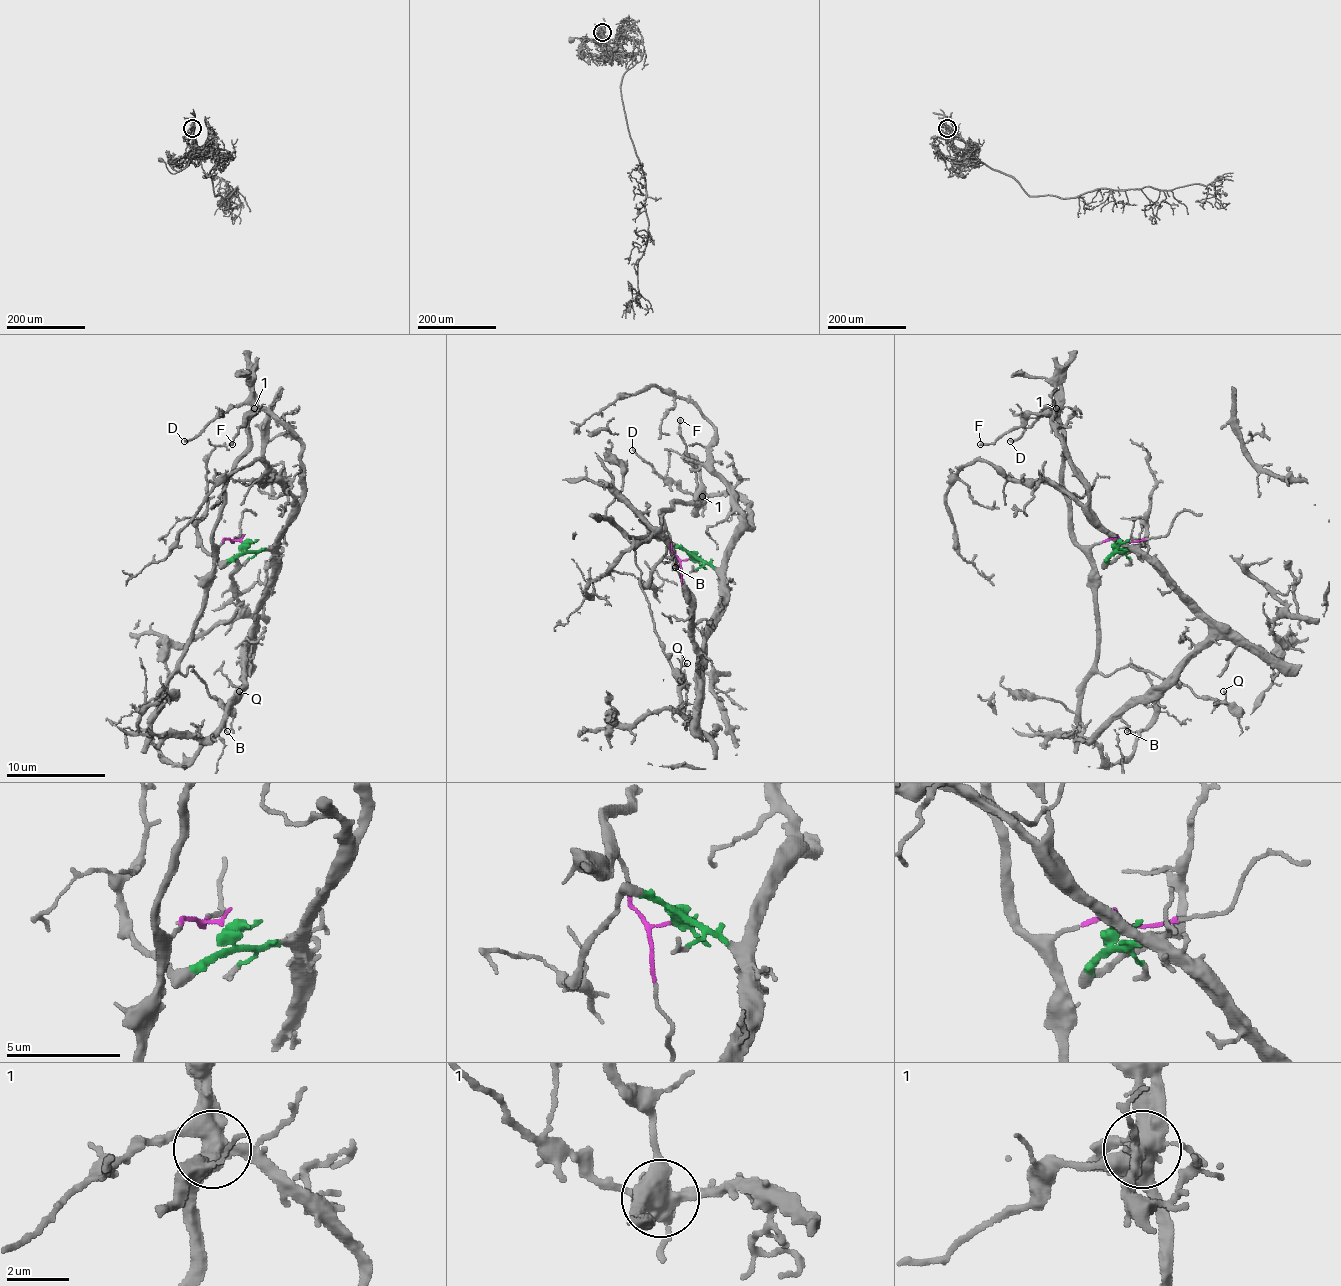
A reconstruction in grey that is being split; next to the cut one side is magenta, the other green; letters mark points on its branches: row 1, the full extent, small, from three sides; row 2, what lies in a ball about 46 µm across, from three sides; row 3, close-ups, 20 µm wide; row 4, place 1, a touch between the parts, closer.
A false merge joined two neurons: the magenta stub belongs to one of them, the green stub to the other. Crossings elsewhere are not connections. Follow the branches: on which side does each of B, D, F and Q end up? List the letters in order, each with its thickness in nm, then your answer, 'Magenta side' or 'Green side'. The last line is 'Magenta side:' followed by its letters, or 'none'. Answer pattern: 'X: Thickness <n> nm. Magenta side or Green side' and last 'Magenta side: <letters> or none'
B: Thickness 160 nm. Green side
D: Thickness 160 nm. Green side
F: Thickness 170 nm. Magenta side
Q: Thickness 120 nm. Magenta side
Magenta side: F, Q

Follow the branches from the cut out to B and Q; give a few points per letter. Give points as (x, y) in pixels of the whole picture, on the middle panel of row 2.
B: (691, 558), (716, 571), (721, 593), (716, 623), (698, 647), (693, 640), (693, 598), (674, 561), (676, 568)
Q: (688, 558), (679, 558), (664, 531), (654, 536), (626, 536), (666, 660), (679, 667), (686, 662)

